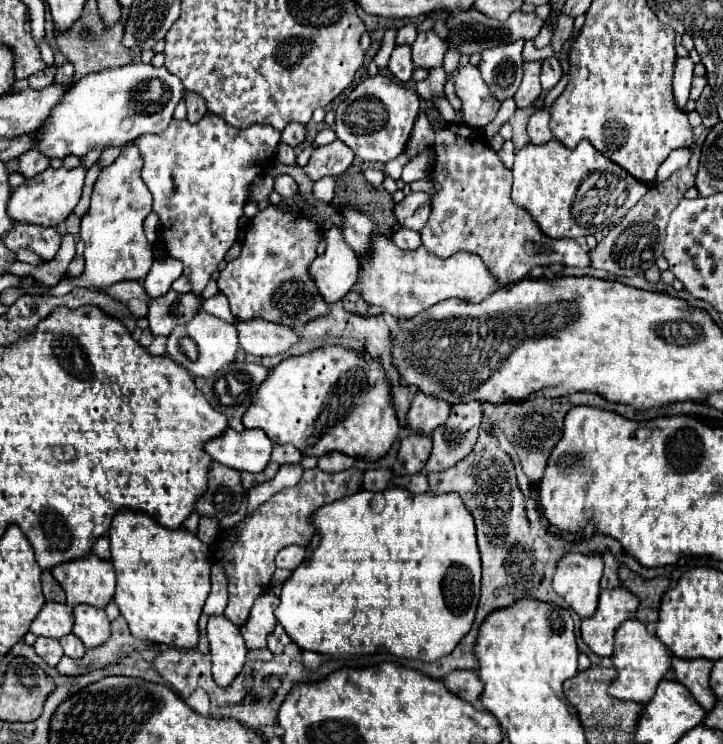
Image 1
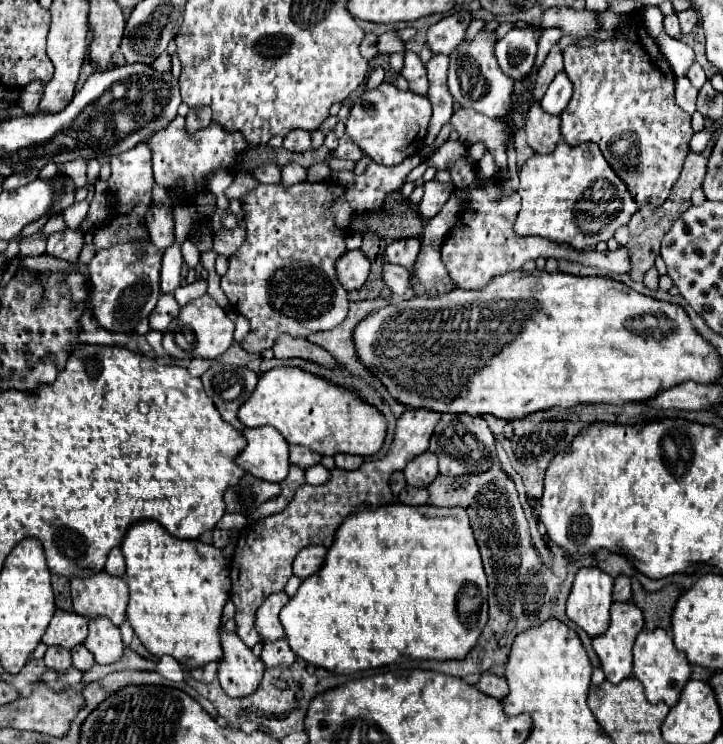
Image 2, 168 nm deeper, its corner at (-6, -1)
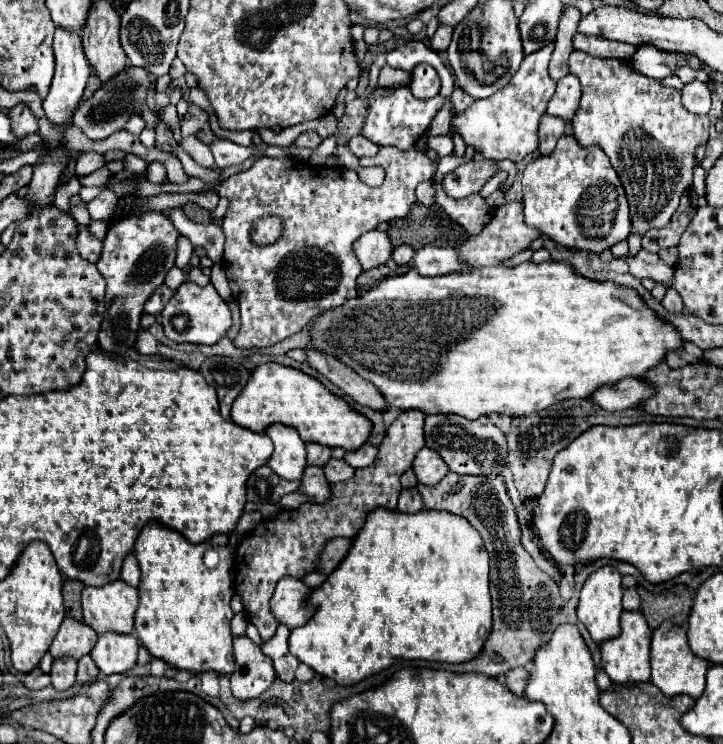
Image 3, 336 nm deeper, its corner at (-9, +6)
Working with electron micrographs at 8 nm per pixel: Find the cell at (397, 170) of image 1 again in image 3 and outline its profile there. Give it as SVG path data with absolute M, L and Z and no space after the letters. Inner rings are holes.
M381 148L373 158L361 158L361 166L381 166L385 170L385 180L381 186L367 186L361 182L355 170L347 168L323 168L307 166L299 160L275 160L261 158L249 170L229 176L219 186L219 196L229 198L231 206L223 216L225 232L225 270L229 278L231 292L241 308L241 328L233 344L237 348L265 348L273 346L309 326L321 314L339 308L351 298L357 298L357 276L361 266L353 254L353 242L369 230L375 230L379 222L407 216L415 198L415 188L419 182L431 180L437 172L437 162L427 154L411 148L401 152L397 148ZM265 216L275 216L283 222L283 234L273 244L255 244L249 236L253 224Z

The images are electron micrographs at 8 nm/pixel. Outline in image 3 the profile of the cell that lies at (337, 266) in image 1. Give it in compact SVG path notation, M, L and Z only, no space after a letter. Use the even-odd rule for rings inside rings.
M371 230L371 232L367 232L367 234L363 234L361 238L355 240L353 250L355 250L355 256L357 256L361 268L367 272L371 268L385 264L391 256L393 246L389 242L387 232Z

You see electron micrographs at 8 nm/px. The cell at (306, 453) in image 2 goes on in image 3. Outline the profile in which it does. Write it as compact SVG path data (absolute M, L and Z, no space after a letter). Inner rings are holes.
M305 444L307 448L307 462L313 466L321 466L331 458L331 450L321 444Z

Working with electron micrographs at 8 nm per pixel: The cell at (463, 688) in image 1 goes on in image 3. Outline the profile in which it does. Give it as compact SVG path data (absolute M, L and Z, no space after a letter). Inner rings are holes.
M513 668L505 674L505 686L517 694L517 696L523 696L523 690L525 690L525 684L527 684L527 678L529 678L529 672L527 668Z

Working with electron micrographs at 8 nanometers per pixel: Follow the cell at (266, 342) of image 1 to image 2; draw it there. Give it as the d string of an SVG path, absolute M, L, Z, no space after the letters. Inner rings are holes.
M284 335L282 339L278 339L278 343L274 345L274 357L276 359L290 359L290 357L300 357L300 359L308 359L314 361L322 367L334 369L338 367L336 359L332 355L328 355L322 347L314 347L314 343L306 341L306 339L290 339L290 335Z

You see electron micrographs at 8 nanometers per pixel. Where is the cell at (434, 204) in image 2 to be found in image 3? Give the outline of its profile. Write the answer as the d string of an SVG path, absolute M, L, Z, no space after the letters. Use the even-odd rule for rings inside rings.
M467 162L457 166L453 172L449 172L441 186L447 196L451 198L465 198L469 194L475 194L483 188L483 182L495 174L495 168L489 162ZM485 176L485 180L483 180Z

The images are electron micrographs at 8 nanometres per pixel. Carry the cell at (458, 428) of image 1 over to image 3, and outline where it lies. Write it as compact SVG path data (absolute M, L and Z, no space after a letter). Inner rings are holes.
M429 414L425 418L425 442L427 448L435 450L445 460L449 470L457 474L499 474L507 458L507 440L487 416L465 420L457 414Z

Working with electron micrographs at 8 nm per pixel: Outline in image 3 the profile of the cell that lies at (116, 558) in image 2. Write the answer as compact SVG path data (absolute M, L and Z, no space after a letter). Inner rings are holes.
M133 554L123 560L121 580L125 580L125 582L131 584L131 586L137 586L137 584L139 584L139 564L137 564L137 560L135 560Z

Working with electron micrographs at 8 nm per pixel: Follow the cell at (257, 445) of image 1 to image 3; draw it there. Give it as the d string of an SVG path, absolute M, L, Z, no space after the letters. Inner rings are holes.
M271 424L265 434L271 438L275 450L267 462L277 476L285 480L301 480L303 468L307 466L305 460L305 442L299 438L297 430L285 424Z

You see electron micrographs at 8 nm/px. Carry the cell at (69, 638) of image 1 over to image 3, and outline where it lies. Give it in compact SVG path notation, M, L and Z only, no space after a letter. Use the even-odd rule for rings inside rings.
M83 656L77 664L79 664L79 668L77 668L77 680L79 682L89 682L93 676L99 674L99 668L97 668L97 664L93 664L91 656Z

